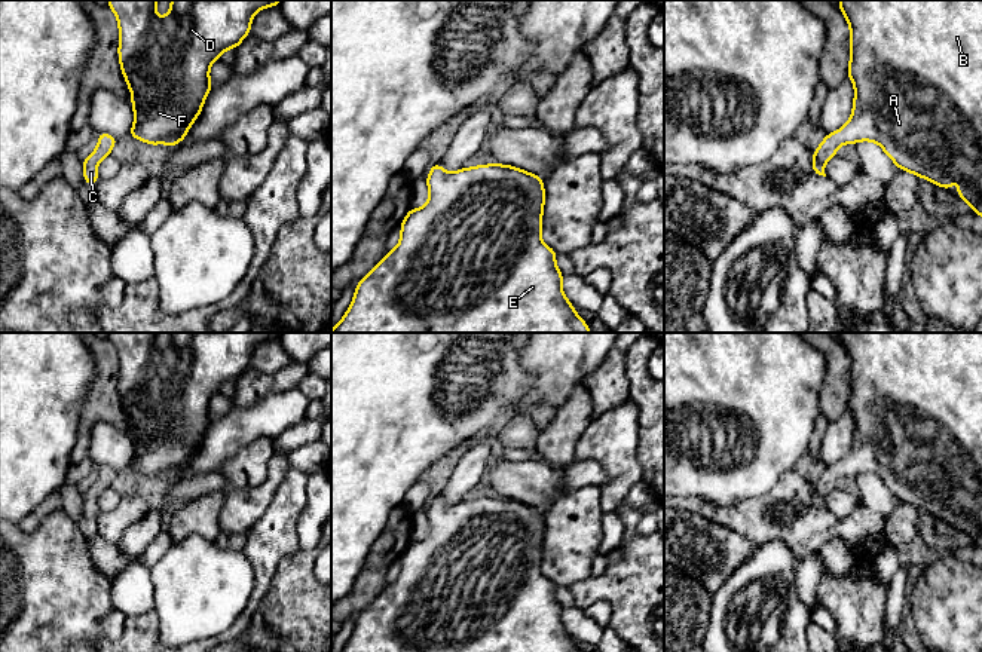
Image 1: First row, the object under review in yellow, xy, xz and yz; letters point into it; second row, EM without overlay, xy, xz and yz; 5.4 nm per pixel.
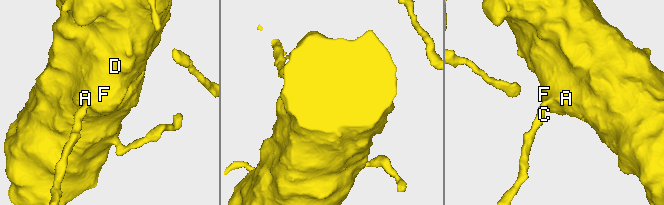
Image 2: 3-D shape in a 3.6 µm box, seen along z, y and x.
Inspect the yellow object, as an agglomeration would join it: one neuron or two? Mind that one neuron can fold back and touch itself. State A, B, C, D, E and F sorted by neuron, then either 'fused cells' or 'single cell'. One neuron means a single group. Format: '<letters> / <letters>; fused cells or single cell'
A B C D E F; single cell

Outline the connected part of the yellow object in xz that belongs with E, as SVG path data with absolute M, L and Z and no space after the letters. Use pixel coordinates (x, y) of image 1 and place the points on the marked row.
M437 162L431 165L426 184L429 192L428 203L407 211L400 226L401 239L398 245L386 252L382 261L358 282L349 309L331 333L591 333L562 290L565 275L556 267L557 252L541 239L545 202L544 180L541 177L495 162L447 172Z

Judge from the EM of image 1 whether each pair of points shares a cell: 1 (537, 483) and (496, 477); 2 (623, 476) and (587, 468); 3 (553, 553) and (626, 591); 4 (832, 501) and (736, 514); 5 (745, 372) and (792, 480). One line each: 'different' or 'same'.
1: same
2: different
3: different
4: different
5: different

